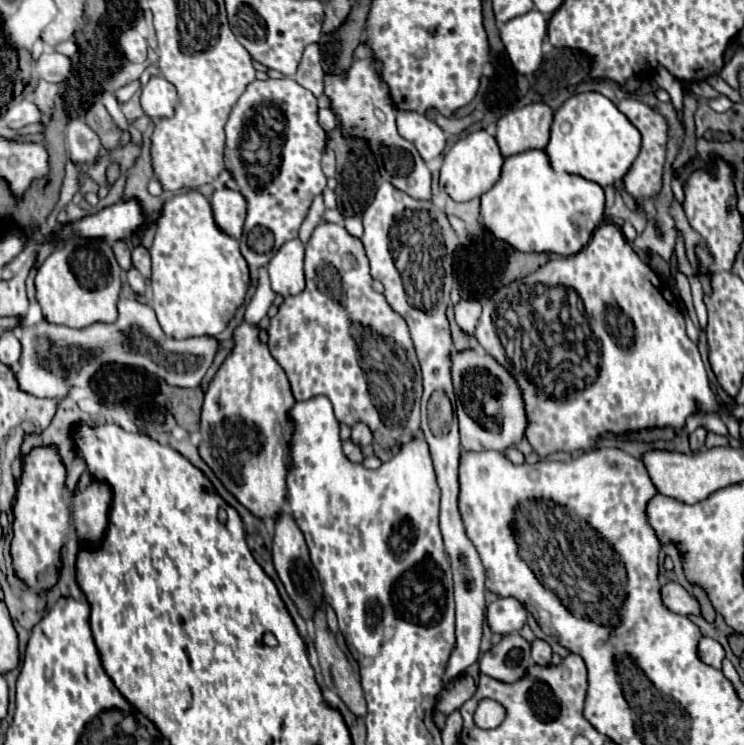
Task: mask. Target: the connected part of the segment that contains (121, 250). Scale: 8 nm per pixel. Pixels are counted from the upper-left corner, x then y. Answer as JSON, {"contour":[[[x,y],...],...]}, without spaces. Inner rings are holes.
{"contour":[[[115,241],[113,243],[113,251],[115,251],[115,257],[117,257],[119,265],[127,271],[127,267],[131,267],[131,251],[125,245],[125,241]]]}

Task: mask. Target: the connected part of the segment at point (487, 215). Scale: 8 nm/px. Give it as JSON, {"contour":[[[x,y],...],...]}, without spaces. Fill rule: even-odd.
{"contour":[[[525,151],[519,155],[511,155],[503,161],[503,169],[501,169],[501,177],[499,181],[481,195],[481,207],[479,207],[479,215],[481,215],[481,225],[483,229],[487,229],[491,233],[491,237],[501,239],[505,243],[509,243],[513,249],[523,251],[523,253],[555,253],[555,255],[575,255],[579,253],[587,241],[591,239],[591,233],[595,231],[595,227],[603,221],[603,207],[605,207],[605,195],[603,195],[603,187],[587,181],[579,175],[571,175],[571,173],[555,173],[549,165],[549,159],[545,155],[545,151]],[[581,213],[587,219],[587,227],[577,229],[573,225],[573,215]]]}

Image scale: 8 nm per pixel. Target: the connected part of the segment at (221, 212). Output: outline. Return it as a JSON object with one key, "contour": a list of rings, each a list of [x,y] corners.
{"contour":[[[225,185],[217,187],[211,197],[211,207],[215,215],[215,223],[229,233],[231,237],[239,239],[243,233],[243,223],[247,217],[247,199]]]}

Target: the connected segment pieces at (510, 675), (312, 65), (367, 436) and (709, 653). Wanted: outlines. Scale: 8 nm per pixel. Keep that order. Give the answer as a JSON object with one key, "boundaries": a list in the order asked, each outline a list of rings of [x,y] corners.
{"boundaries":[[[[519,633],[505,635],[501,643],[481,657],[479,665],[483,675],[489,675],[501,683],[517,683],[533,665],[531,647]]],[[[311,43],[305,53],[303,59],[299,63],[295,81],[309,89],[315,97],[321,97],[323,94],[323,67],[321,67],[321,47],[319,43]]],[[[357,423],[357,425],[353,427],[351,441],[353,441],[355,445],[359,445],[359,447],[365,447],[365,445],[371,445],[371,443],[373,443],[373,435],[371,435],[371,431],[369,431],[367,425]]],[[[703,637],[699,641],[699,657],[703,663],[715,667],[715,669],[721,669],[721,663],[725,659],[725,651],[721,647],[721,643],[717,643],[715,639],[711,637]]]]}

